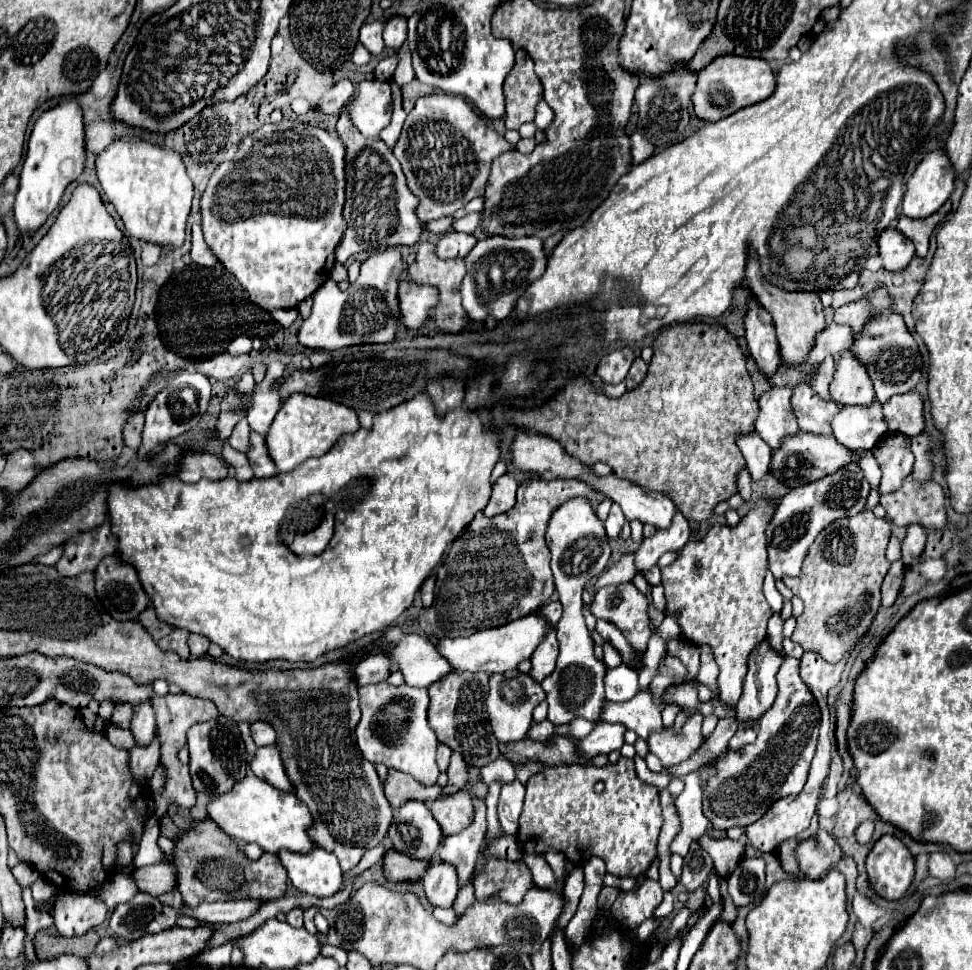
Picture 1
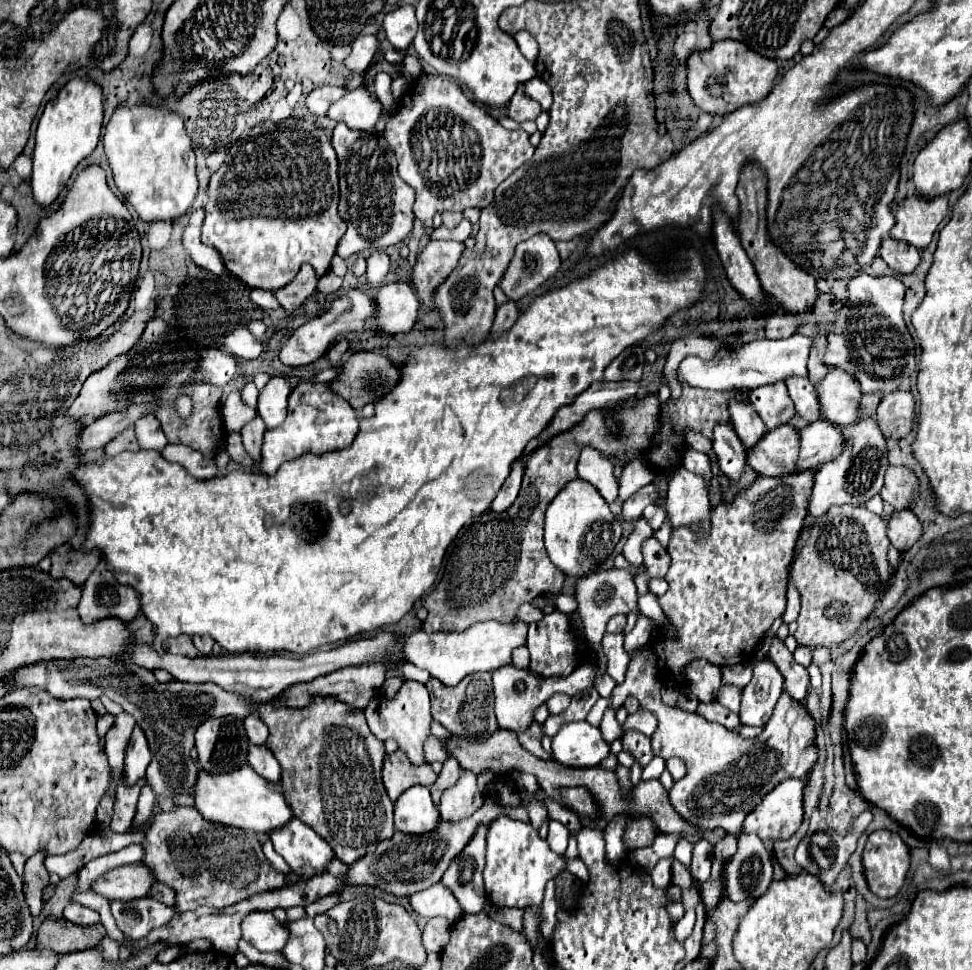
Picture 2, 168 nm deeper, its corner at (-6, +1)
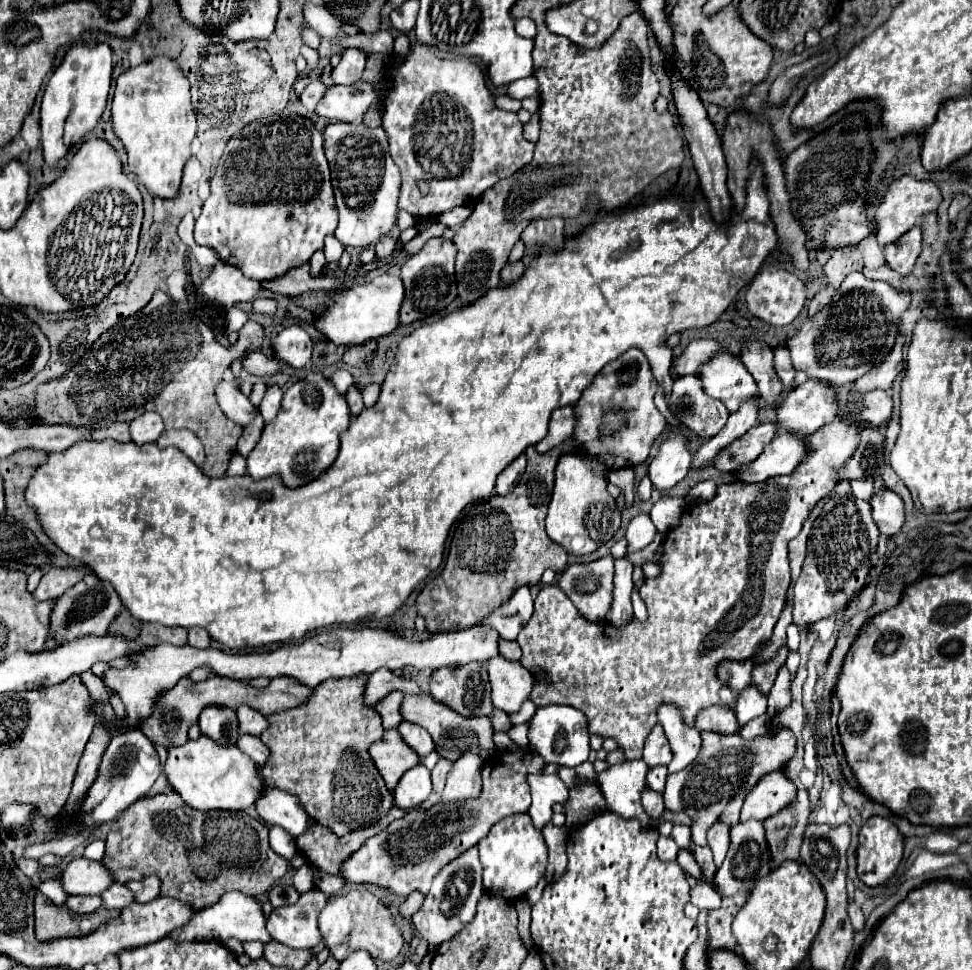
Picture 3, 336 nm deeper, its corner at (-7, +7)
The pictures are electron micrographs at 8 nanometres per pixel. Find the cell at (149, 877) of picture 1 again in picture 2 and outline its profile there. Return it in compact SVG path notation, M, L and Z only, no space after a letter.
M130 863L108 871L94 883L94 891L110 901L130 901L136 897L148 897L154 885L156 877L152 873L152 867L148 867L146 863Z

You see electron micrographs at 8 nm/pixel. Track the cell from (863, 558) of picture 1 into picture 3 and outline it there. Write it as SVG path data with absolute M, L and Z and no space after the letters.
M833 495L825 499L823 511L813 521L813 529L807 541L807 557L793 587L795 625L805 627L823 617L829 617L833 611L845 607L851 597L863 589L871 567L869 555L877 551L877 539L879 529L875 521L871 521L871 507L867 501L855 499L853 495Z

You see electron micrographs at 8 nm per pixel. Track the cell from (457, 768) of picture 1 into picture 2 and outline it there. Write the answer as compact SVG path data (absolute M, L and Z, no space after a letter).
M448 757L446 763L444 763L444 767L442 767L442 773L438 775L438 781L436 781L434 787L430 789L430 791L432 791L432 799L434 799L436 805L440 803L440 797L442 797L442 793L444 793L444 789L456 785L456 781L458 781L460 775L462 775L462 767L454 761L454 757Z

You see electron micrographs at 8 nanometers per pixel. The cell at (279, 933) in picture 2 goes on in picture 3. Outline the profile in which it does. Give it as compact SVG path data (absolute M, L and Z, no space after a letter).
M229 891L215 905L209 905L209 907L197 911L187 925L173 929L169 933L169 937L175 941L191 939L191 941L219 941L219 943L227 941L229 937L235 937L239 941L263 941L263 943L271 941L271 937L265 929L265 915L261 911L261 903L257 903L255 899L251 899L239 891Z

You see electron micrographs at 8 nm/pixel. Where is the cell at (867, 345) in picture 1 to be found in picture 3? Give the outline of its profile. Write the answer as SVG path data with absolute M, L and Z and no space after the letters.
M861 273L845 277L839 289L835 289L831 303L825 305L813 317L805 317L797 331L787 339L791 351L791 363L797 371L805 371L807 377L833 381L835 385L851 385L863 377L875 361L881 361L895 343L901 315L909 307L909 295L897 293L883 281L871 281Z

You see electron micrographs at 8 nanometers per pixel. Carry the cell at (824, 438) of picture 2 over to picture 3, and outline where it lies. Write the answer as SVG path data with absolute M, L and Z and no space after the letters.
M779 433L755 461L741 465L735 471L735 479L741 483L759 483L769 477L787 475L795 471L799 459L803 459L803 453L805 453L803 437L791 437L791 433Z

